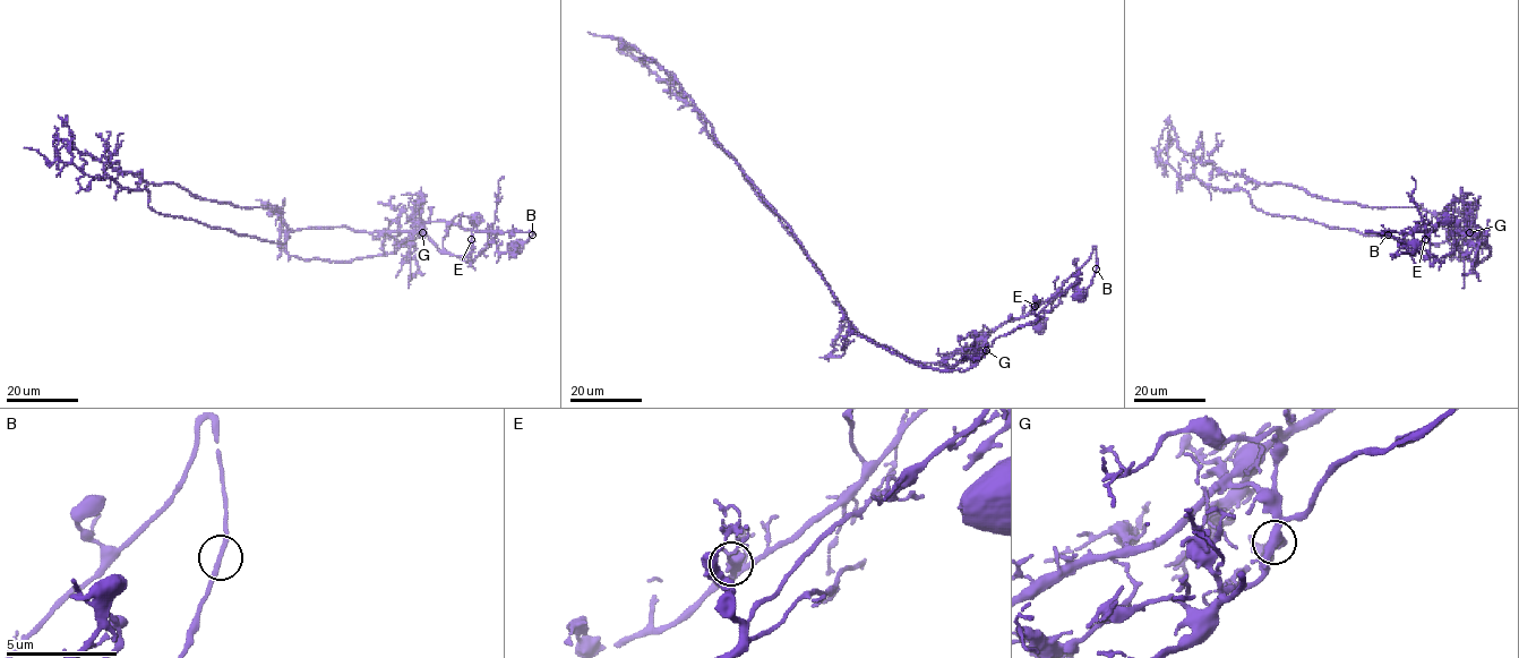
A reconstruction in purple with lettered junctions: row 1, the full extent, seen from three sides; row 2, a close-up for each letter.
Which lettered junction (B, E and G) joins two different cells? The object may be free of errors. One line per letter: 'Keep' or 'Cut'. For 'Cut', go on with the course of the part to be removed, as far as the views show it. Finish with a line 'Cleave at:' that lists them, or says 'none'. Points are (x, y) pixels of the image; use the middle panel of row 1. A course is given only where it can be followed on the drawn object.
B: Keep
E: Cut. Course of the part to remove: (1036, 306), (1033, 321), (962, 372), (920, 367), (849, 333), (792, 229), (677, 79), (632, 44), (589, 33)
G: Keep
Cleave at: E

